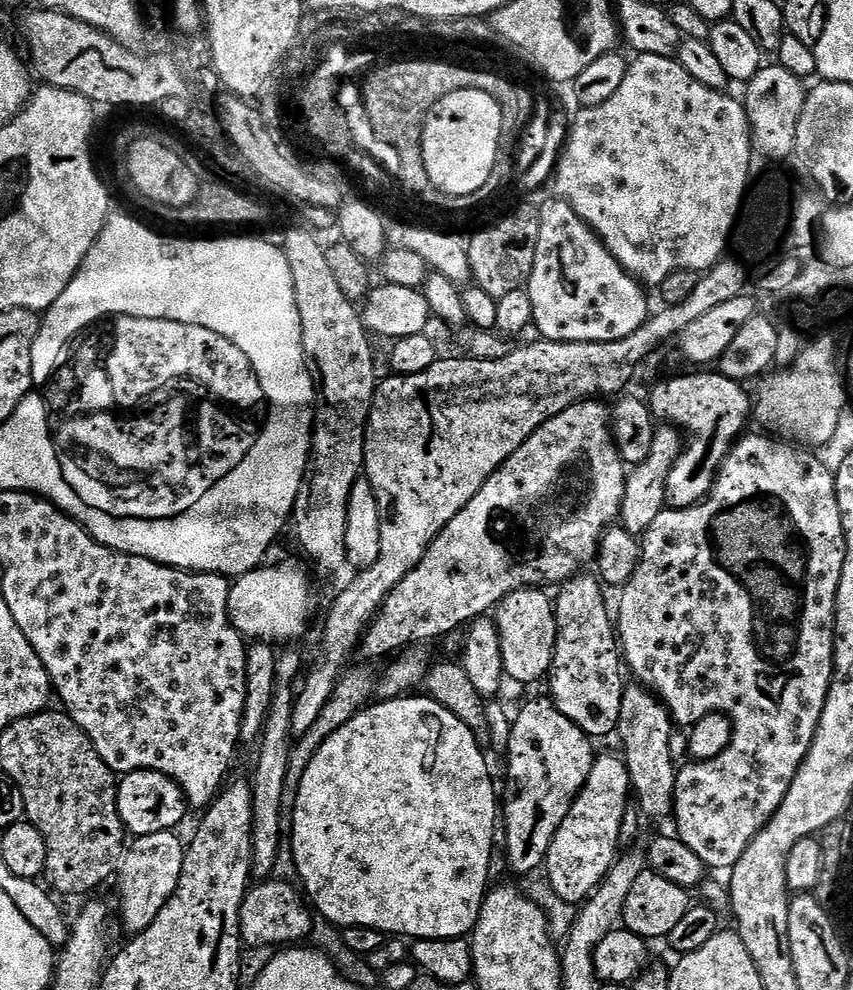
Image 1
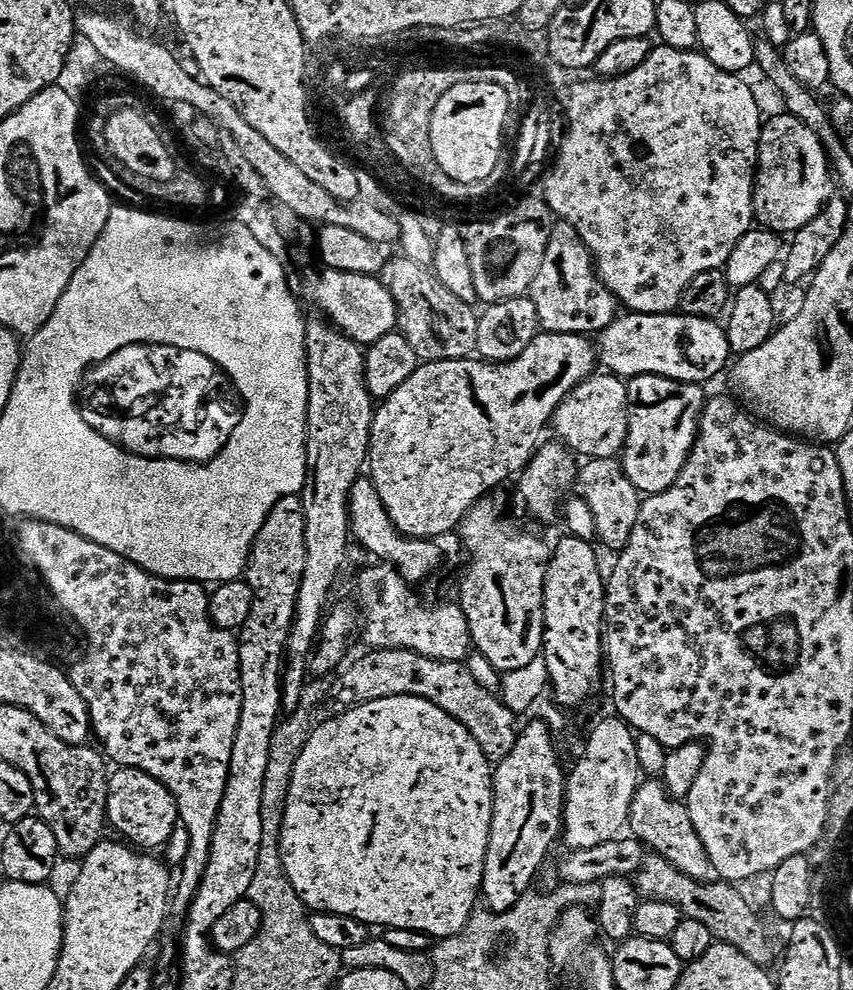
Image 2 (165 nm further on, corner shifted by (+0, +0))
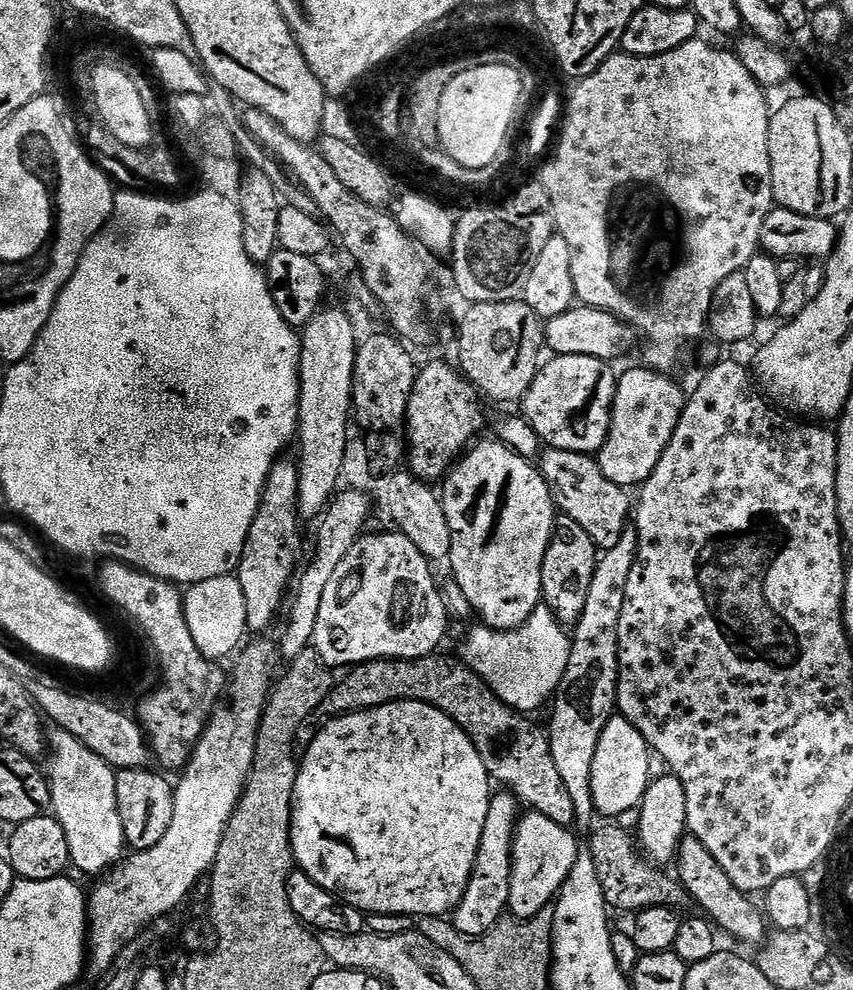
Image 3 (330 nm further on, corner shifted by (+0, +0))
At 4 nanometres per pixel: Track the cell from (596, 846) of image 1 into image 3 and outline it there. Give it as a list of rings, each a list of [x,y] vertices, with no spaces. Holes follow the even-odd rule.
[[[616,714],[606,722],[605,729],[602,730],[601,738],[598,740],[597,750],[594,753],[593,766],[590,771],[590,790],[593,794],[593,806],[595,811],[604,816],[624,816],[628,811],[639,809],[650,781],[653,779],[652,760],[650,749],[644,735],[636,729],[622,715]]]

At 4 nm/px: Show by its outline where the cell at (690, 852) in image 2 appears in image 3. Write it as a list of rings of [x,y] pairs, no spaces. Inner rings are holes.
[[[688,834],[681,840],[678,853],[679,864],[678,879],[684,885],[684,891],[693,901],[697,900],[704,907],[702,912],[707,919],[713,920],[719,928],[724,929],[731,939],[733,936],[736,940],[745,940],[748,944],[757,943],[756,945],[759,945],[765,939],[765,913],[757,905],[756,909],[748,901],[751,899],[745,893],[736,889],[734,882],[730,882],[730,878],[722,870],[722,866],[718,866],[718,862],[710,854],[710,850],[706,850],[706,846],[697,836]]]

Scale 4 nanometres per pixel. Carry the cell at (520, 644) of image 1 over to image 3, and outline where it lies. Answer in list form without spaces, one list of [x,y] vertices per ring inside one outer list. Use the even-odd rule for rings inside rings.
[[[491,438],[484,442],[475,443],[461,458],[453,465],[448,476],[445,477],[444,492],[442,491],[442,506],[445,510],[449,532],[451,533],[451,552],[449,561],[452,562],[452,568],[456,576],[456,582],[466,598],[467,602],[476,610],[480,616],[479,620],[485,627],[498,629],[500,631],[512,631],[520,628],[530,618],[533,612],[541,605],[543,601],[542,566],[545,562],[545,556],[552,540],[555,525],[558,520],[558,509],[548,483],[545,482],[537,465],[534,465],[529,459],[517,453],[513,448],[509,448],[504,442]]]

